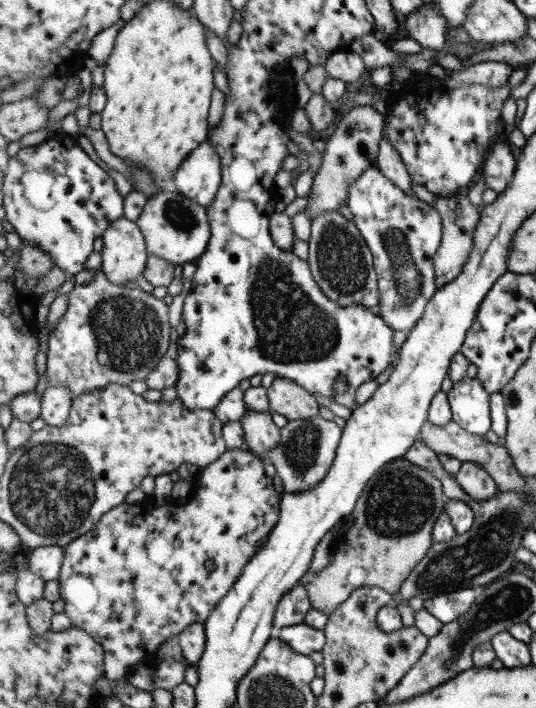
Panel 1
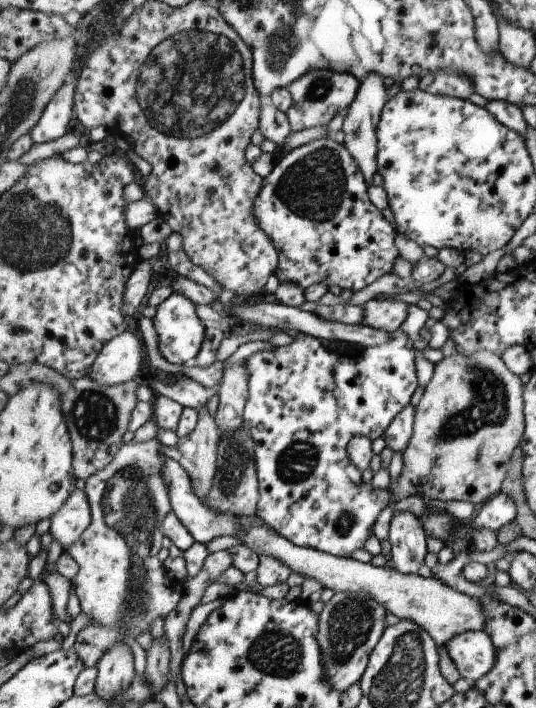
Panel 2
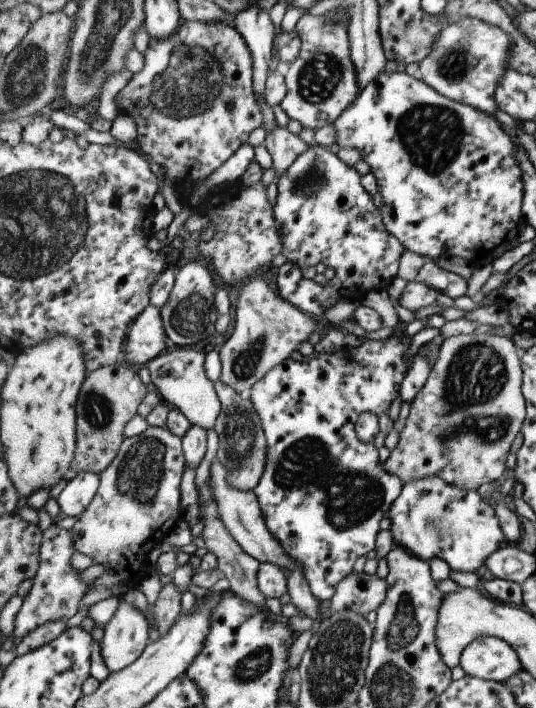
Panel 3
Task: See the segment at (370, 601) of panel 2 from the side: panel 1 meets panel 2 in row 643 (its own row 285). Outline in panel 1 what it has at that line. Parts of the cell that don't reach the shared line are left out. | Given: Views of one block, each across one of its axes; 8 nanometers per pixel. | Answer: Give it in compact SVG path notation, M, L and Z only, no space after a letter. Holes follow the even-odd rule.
M339 210L323 212L311 222L309 266L313 277L329 298L341 306L353 304L367 306L377 311L380 306L380 278L376 272L373 251L354 220L347 220Z

